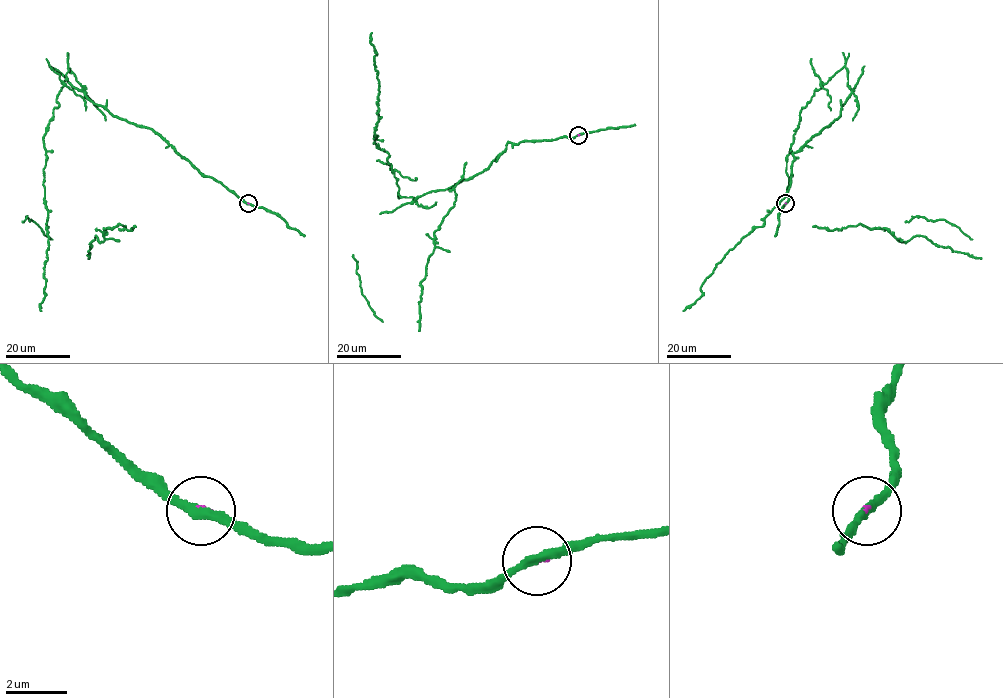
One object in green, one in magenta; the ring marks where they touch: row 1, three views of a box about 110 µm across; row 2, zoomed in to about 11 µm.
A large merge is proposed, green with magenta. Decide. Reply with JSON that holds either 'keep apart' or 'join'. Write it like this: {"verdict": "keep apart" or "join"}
{"verdict": "keep apart"}

